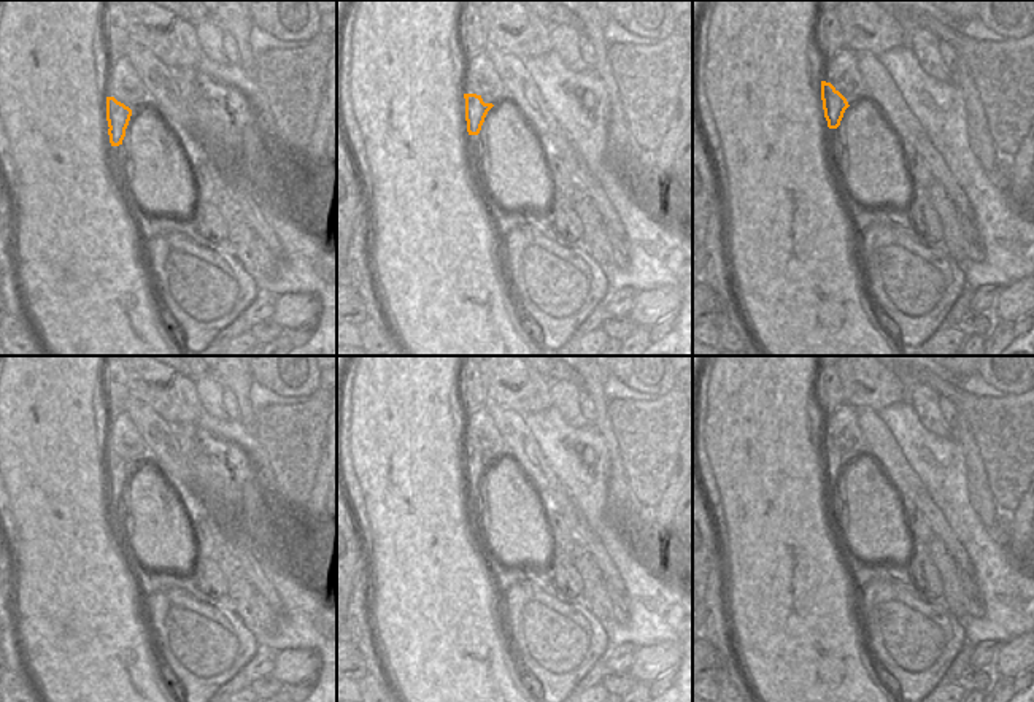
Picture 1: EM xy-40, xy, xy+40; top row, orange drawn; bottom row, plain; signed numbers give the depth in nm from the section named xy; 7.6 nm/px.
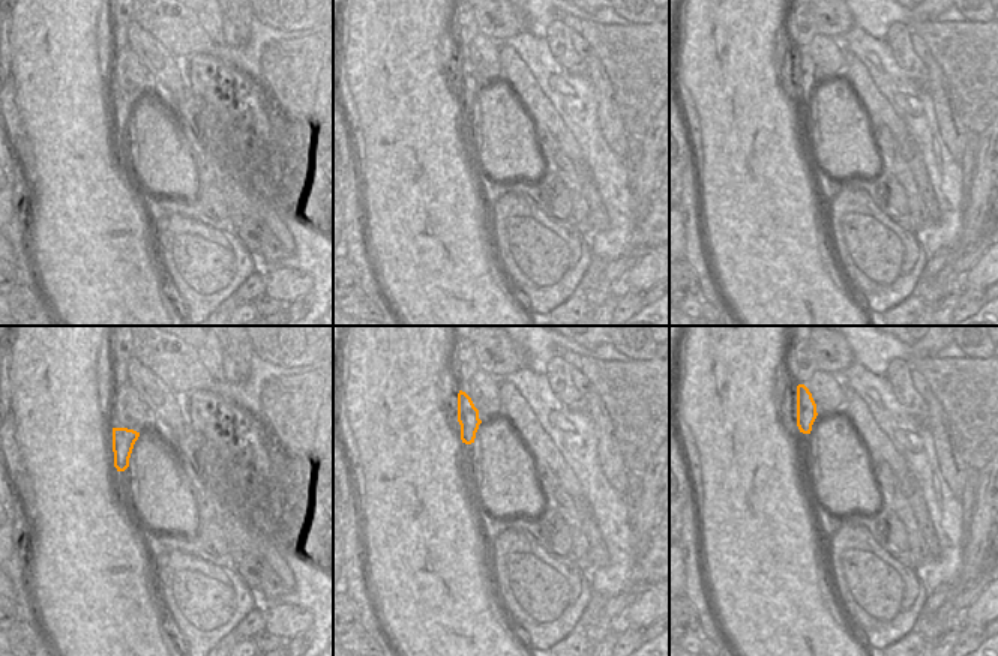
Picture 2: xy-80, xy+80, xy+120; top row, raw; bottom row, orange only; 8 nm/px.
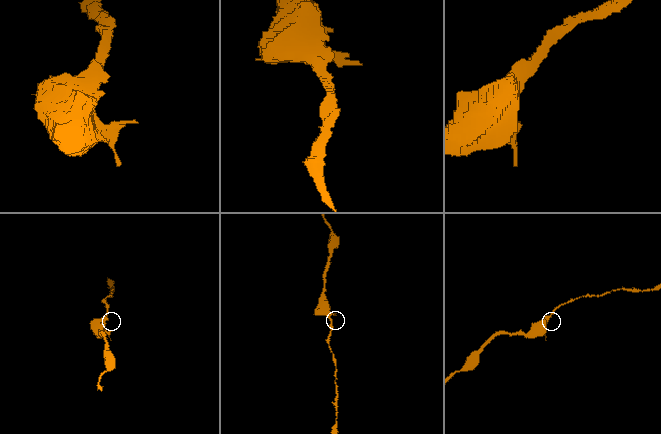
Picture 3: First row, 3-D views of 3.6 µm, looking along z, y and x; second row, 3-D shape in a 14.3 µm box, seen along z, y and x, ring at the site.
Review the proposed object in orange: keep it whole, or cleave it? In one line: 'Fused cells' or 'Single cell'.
Fused cells

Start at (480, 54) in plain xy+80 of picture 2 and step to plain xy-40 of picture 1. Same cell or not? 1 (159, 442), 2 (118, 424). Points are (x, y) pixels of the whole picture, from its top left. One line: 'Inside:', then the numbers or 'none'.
Inside: 2

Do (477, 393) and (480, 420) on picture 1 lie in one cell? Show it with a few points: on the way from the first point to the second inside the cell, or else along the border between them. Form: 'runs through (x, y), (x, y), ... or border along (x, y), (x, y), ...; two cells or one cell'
border along (483, 405), (466, 415); two cells

